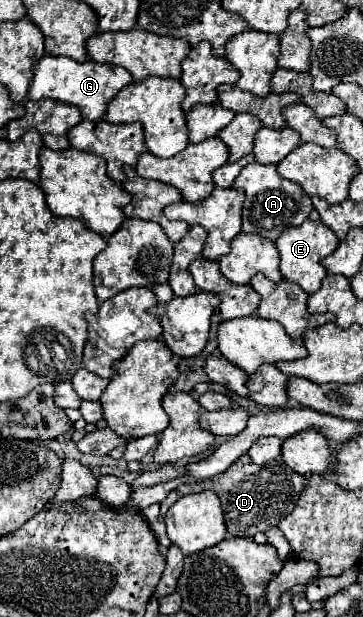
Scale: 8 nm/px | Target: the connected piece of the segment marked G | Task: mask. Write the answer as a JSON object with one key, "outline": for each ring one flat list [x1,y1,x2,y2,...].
{"outline":[[44,56,36,66,34,66,34,78,30,82,28,98,30,100,56,100,56,102,66,102,74,104,80,108,82,118,86,120,102,120,106,116,108,104,114,100,114,96,128,86,132,76,120,68,120,66,108,66,108,64,98,64,98,62,74,62,72,58,66,56]]}

